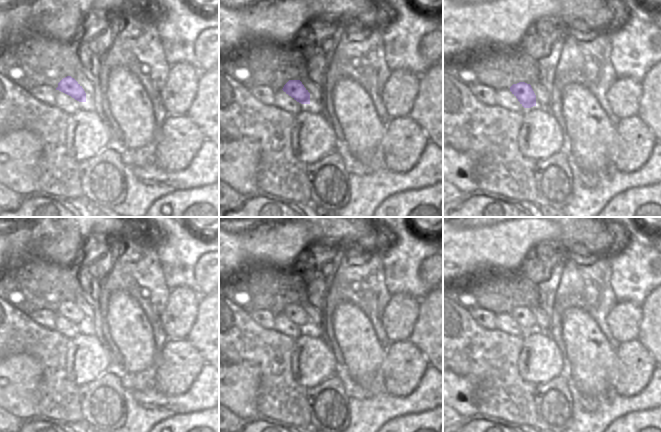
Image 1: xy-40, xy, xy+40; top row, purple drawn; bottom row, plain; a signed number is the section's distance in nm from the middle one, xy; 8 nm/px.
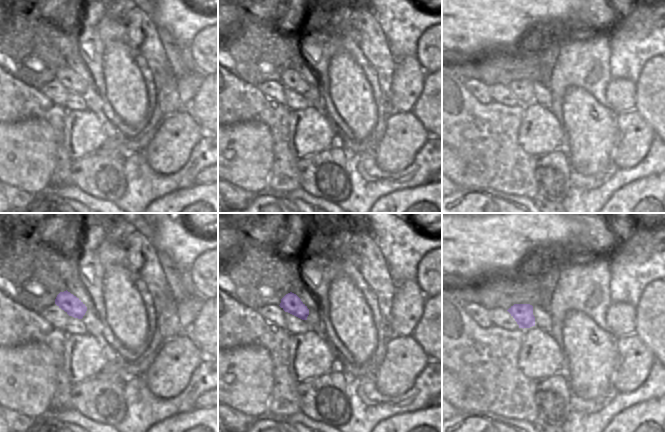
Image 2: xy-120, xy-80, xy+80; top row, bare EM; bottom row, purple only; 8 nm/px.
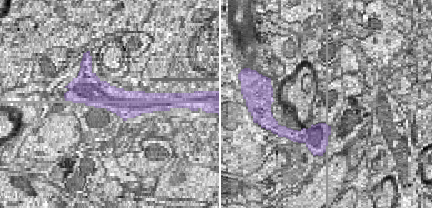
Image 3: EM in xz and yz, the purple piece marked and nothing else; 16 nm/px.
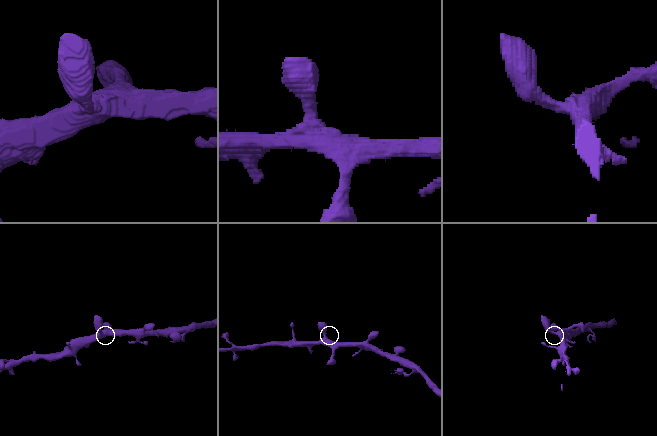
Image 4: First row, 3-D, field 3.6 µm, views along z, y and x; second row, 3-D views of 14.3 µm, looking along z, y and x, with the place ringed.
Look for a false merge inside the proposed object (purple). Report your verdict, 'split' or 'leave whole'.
leave whole

